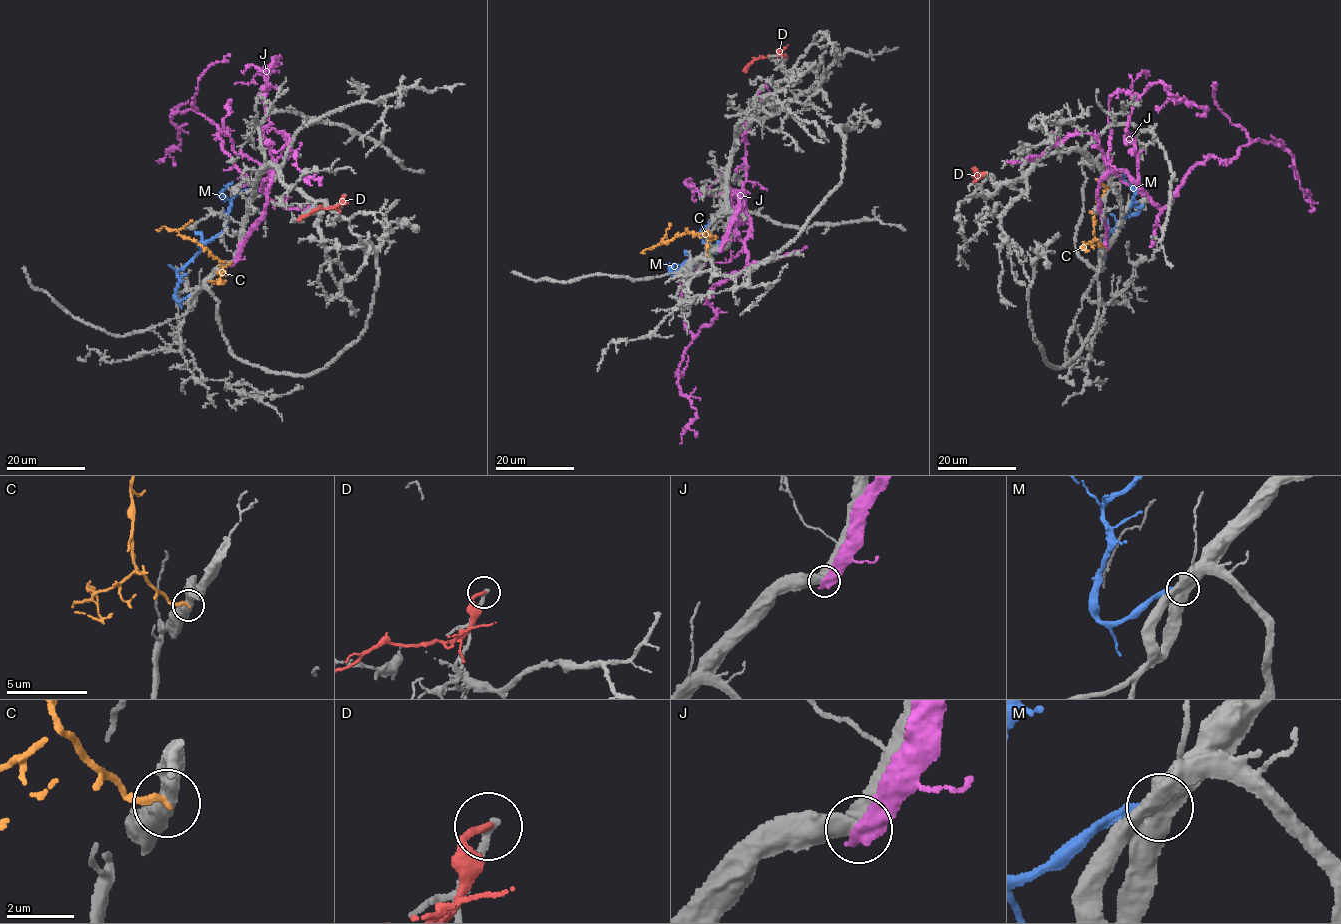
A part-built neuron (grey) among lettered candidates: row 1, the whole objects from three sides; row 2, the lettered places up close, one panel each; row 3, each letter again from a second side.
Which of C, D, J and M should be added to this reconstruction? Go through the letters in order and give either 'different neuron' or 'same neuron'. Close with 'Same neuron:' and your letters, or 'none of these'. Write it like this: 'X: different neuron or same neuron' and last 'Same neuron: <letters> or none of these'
C: different neuron
D: different neuron
J: different neuron
M: different neuron
Same neuron: none of these

